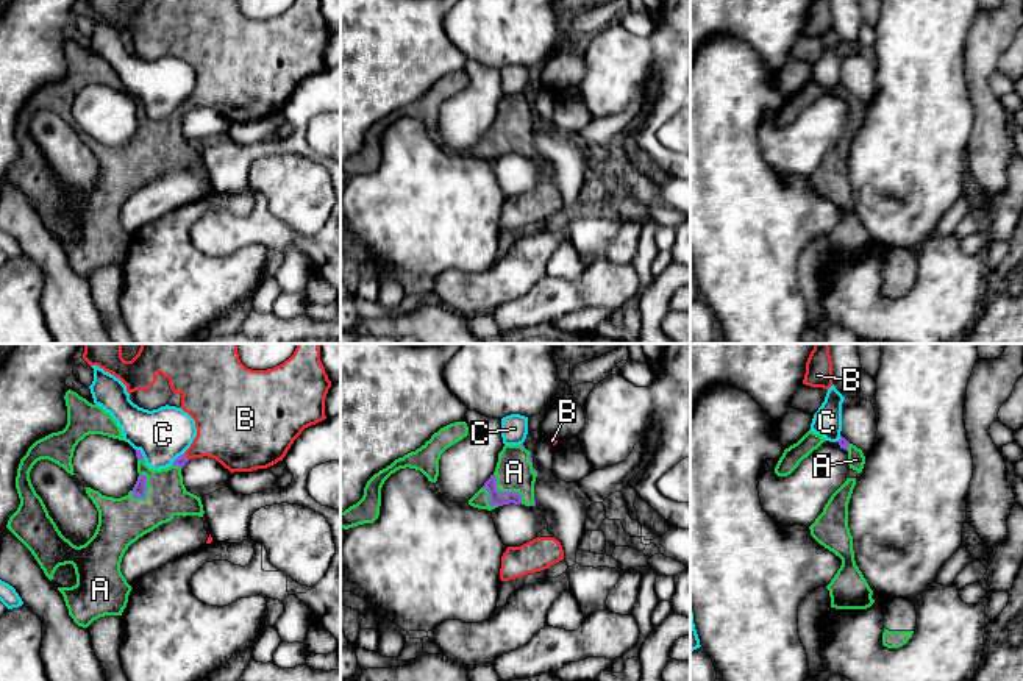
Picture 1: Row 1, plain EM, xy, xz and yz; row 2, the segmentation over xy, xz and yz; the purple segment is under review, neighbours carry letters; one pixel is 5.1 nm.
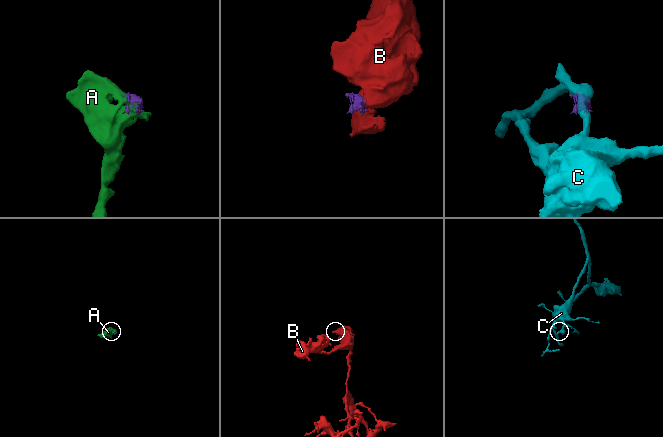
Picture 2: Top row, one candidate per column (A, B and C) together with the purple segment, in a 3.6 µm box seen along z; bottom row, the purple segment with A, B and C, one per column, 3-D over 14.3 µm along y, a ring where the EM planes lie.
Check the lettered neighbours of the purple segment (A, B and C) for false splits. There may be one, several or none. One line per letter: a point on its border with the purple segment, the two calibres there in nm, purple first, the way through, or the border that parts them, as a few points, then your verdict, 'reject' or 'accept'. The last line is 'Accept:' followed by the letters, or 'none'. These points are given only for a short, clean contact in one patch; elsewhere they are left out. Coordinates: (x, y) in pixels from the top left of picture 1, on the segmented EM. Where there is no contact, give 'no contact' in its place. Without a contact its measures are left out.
A: contact xy (146, 489); calibres 70 and 240 nm; accept
B: contact xy (185, 456); calibres 60 and 300 nm; way xy (180, 461), (185, 456), (225, 430); accept
C: contact xy (141, 455); calibres 30 and 280 nm; reject
Accept: A, B

